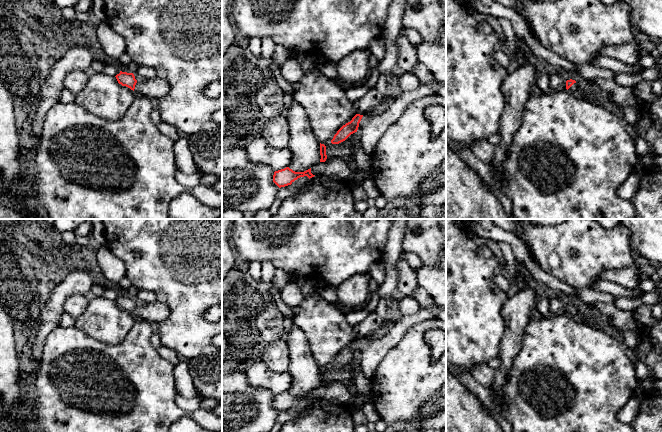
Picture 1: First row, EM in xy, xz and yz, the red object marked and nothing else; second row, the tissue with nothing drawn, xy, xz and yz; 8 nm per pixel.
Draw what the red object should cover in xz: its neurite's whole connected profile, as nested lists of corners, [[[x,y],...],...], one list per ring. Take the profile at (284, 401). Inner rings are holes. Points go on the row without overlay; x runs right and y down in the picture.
[[[289,391],[274,396],[273,406],[279,411],[291,409],[295,404],[300,401],[307,400],[309,403],[314,401],[311,397],[311,392],[304,396],[295,396]]]

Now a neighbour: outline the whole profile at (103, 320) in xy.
[[[96,297],[89,302],[85,312],[75,319],[75,327],[93,339],[115,345],[124,340],[136,318],[119,308],[116,301]]]

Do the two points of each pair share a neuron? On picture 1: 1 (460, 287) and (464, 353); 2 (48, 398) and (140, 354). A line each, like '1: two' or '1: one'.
1: one
2: one

